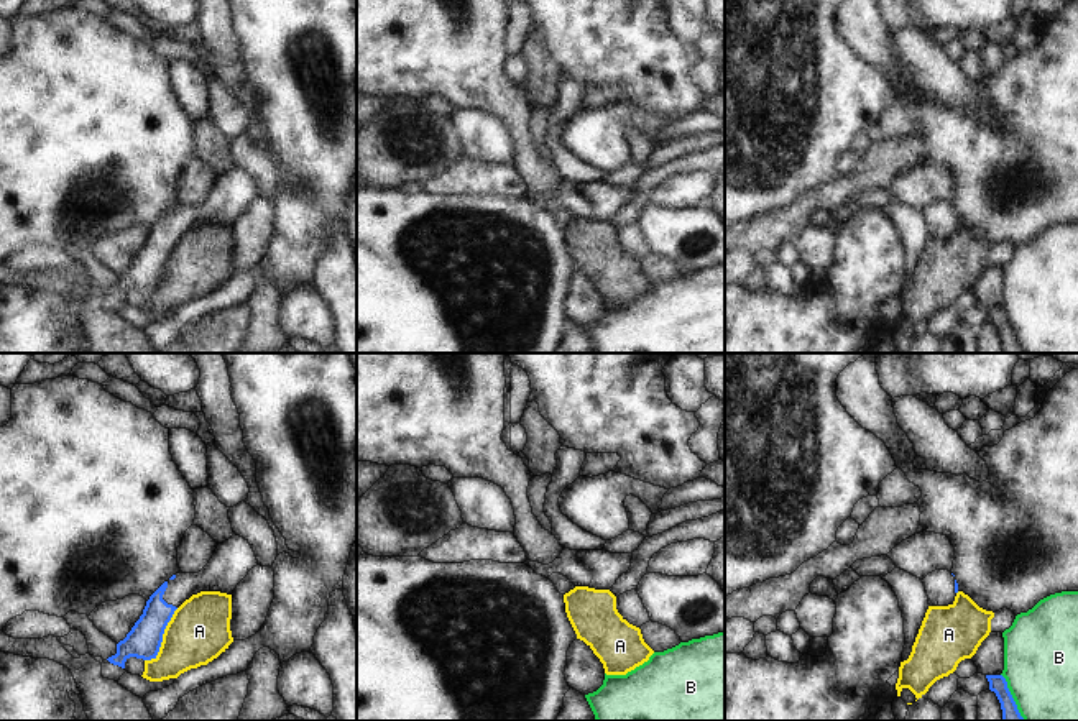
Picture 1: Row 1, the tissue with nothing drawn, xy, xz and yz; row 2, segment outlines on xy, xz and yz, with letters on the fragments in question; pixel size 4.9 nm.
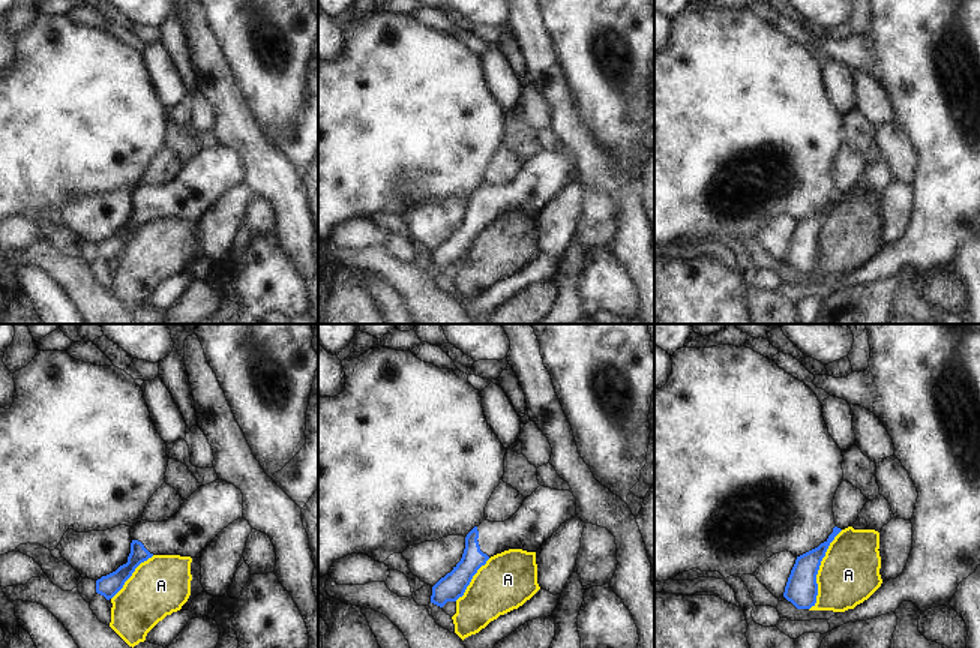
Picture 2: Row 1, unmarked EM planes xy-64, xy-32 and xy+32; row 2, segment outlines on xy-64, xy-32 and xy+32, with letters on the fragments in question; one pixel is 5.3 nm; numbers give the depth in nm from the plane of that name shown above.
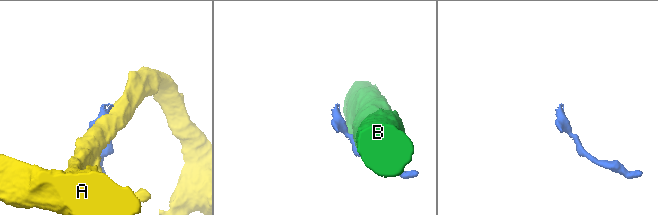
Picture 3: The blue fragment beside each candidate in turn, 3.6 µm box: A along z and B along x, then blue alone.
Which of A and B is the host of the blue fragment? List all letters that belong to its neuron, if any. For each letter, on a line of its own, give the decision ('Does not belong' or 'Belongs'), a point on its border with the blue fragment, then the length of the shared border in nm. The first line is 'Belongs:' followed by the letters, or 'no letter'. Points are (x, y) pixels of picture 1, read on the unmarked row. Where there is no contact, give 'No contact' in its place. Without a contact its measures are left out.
Belongs: no letter
A: Does not belong. Touches blue at xy (161, 270). Shared border 300 nm
B: Does not belong. Touches blue at yz (1011, 329). Shared border 260 nm.

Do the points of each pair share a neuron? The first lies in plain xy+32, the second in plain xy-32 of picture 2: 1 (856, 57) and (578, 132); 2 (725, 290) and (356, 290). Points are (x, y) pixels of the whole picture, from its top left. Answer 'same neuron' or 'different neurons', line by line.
1: different neurons
2: same neuron

